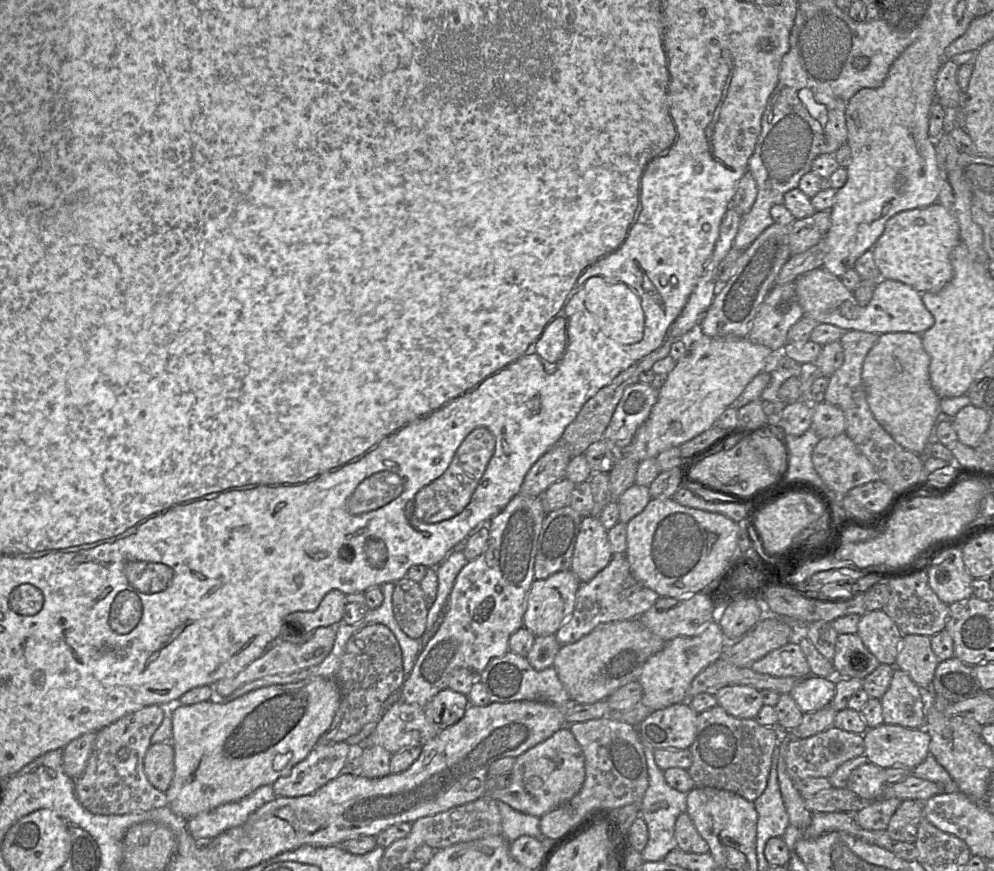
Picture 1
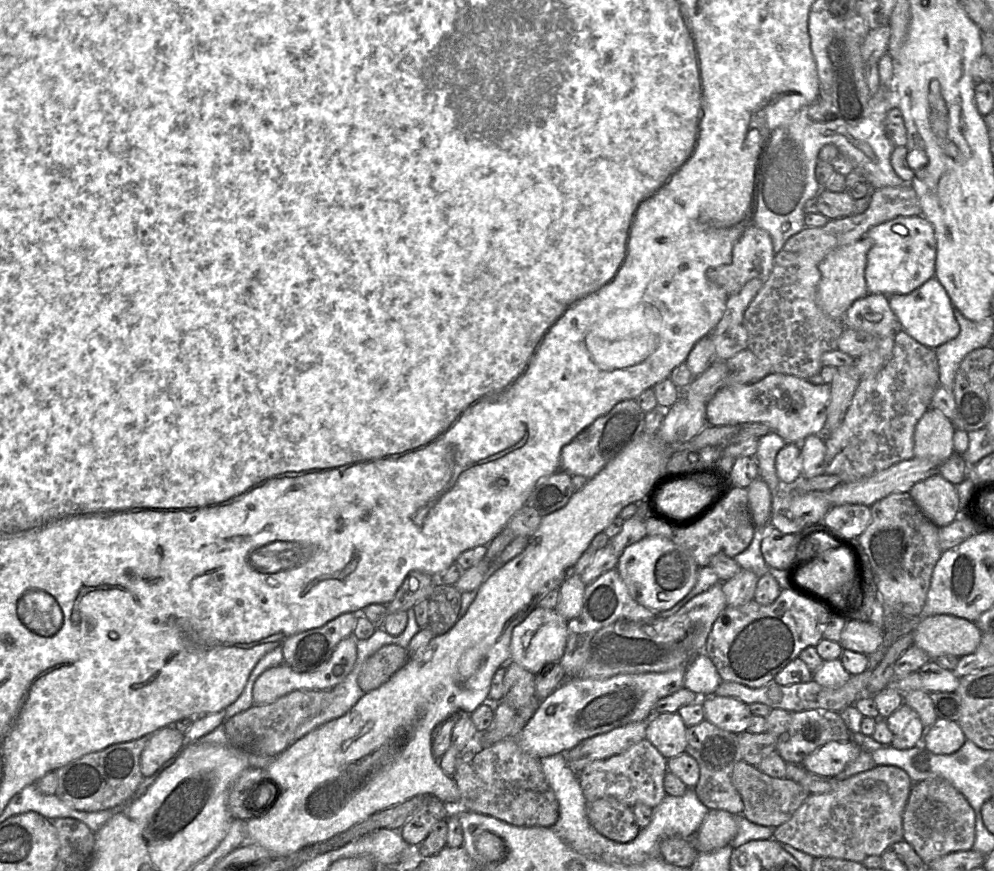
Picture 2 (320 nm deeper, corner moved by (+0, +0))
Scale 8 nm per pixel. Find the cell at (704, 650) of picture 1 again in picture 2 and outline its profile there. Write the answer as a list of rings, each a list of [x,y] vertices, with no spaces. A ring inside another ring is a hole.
[[[704,651],[693,658],[686,667],[684,687],[699,697],[713,696],[721,682],[714,663]]]

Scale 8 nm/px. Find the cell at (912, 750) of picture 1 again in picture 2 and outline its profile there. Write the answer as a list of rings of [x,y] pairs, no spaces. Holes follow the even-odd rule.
[[[937,718],[936,722],[926,729],[920,744],[933,754],[950,755],[958,751],[965,740],[958,722]]]

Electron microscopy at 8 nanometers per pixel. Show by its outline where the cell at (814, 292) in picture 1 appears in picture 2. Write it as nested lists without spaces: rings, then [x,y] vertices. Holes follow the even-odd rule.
[[[935,277],[909,294],[893,294],[888,298],[902,330],[920,344],[935,350],[959,335],[960,327],[954,316],[954,306],[945,288]]]

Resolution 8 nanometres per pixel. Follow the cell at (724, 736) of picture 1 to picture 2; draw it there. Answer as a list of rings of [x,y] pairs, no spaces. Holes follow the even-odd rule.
[[[703,720],[687,728],[686,753],[692,756],[699,765],[699,780],[693,788],[699,800],[709,810],[717,809],[734,815],[742,814],[744,804],[731,779],[735,765],[742,761],[738,747],[738,734],[722,730],[709,721]]]

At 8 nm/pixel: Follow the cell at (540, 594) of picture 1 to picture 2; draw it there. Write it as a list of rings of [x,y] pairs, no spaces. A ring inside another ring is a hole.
[[[536,606],[513,629],[510,661],[517,663],[519,666],[536,675],[546,665],[560,662],[566,649],[567,640],[567,620],[556,609],[551,610]]]

